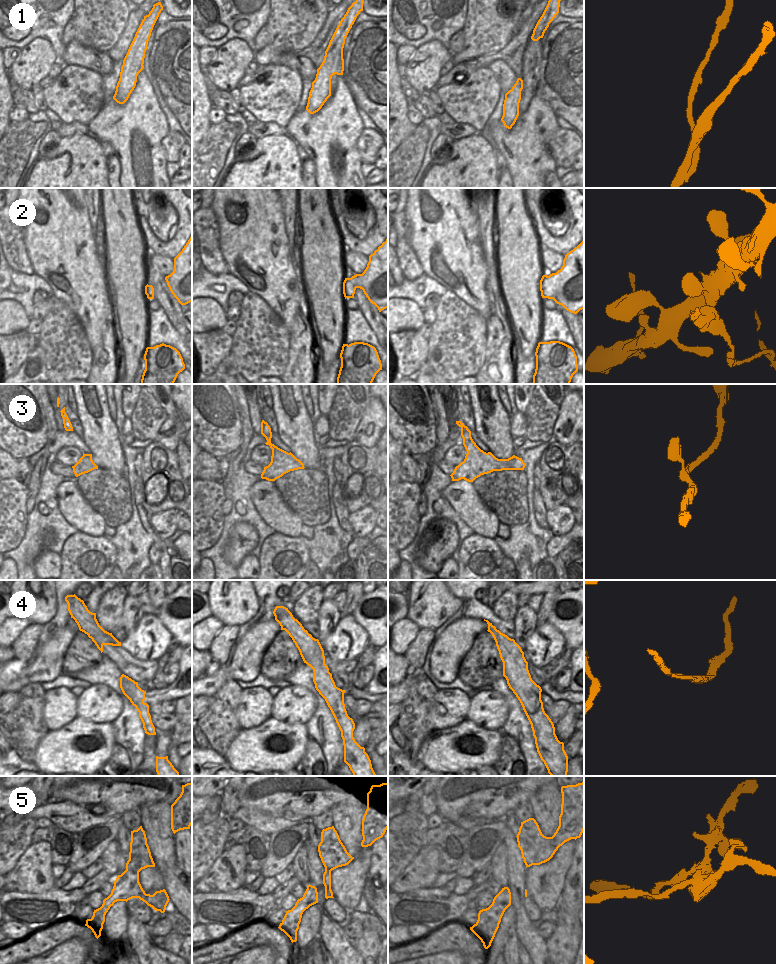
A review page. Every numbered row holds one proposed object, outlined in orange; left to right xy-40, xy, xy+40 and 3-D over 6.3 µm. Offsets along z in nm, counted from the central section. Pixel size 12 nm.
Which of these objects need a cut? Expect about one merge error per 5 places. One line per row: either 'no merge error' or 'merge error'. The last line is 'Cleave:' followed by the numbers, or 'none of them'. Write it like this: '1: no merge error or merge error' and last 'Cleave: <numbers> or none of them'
1: no merge error
2: no merge error
3: no merge error
4: no merge error
5: merge error
Cleave: 5

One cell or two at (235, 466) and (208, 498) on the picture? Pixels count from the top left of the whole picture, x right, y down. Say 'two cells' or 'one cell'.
two cells

